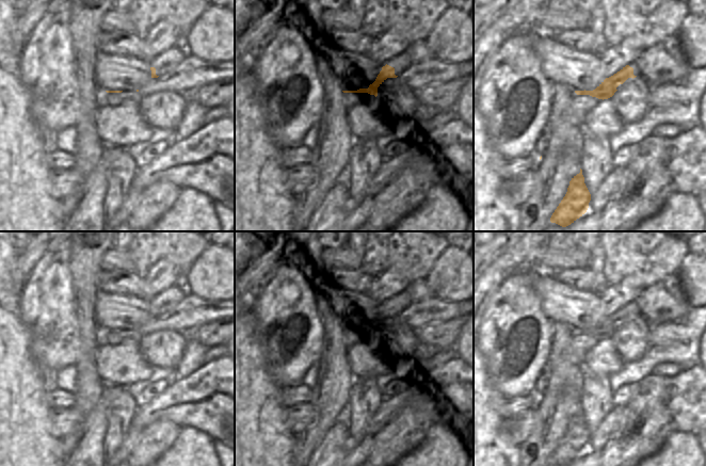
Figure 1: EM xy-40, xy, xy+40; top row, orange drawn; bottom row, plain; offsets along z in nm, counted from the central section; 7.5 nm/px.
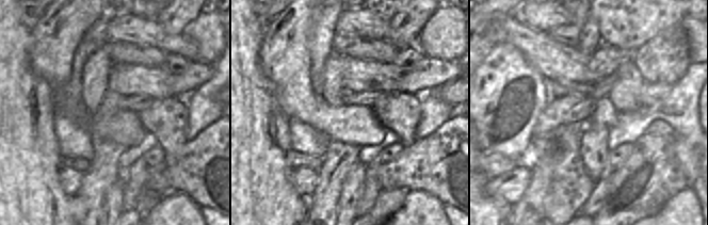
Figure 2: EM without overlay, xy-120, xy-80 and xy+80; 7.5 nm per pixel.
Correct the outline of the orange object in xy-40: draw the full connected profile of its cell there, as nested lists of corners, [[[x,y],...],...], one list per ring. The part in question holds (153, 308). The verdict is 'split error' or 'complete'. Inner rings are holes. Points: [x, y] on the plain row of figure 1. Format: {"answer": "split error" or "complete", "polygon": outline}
{"answer": "split error", "polygon": [[[188,293],[174,308],[161,314],[160,316],[156,314],[155,306],[150,306],[150,309],[151,317],[138,327],[140,333],[150,334],[159,330],[174,330],[182,333],[221,319],[234,319],[235,299],[225,302],[212,302]]]}

